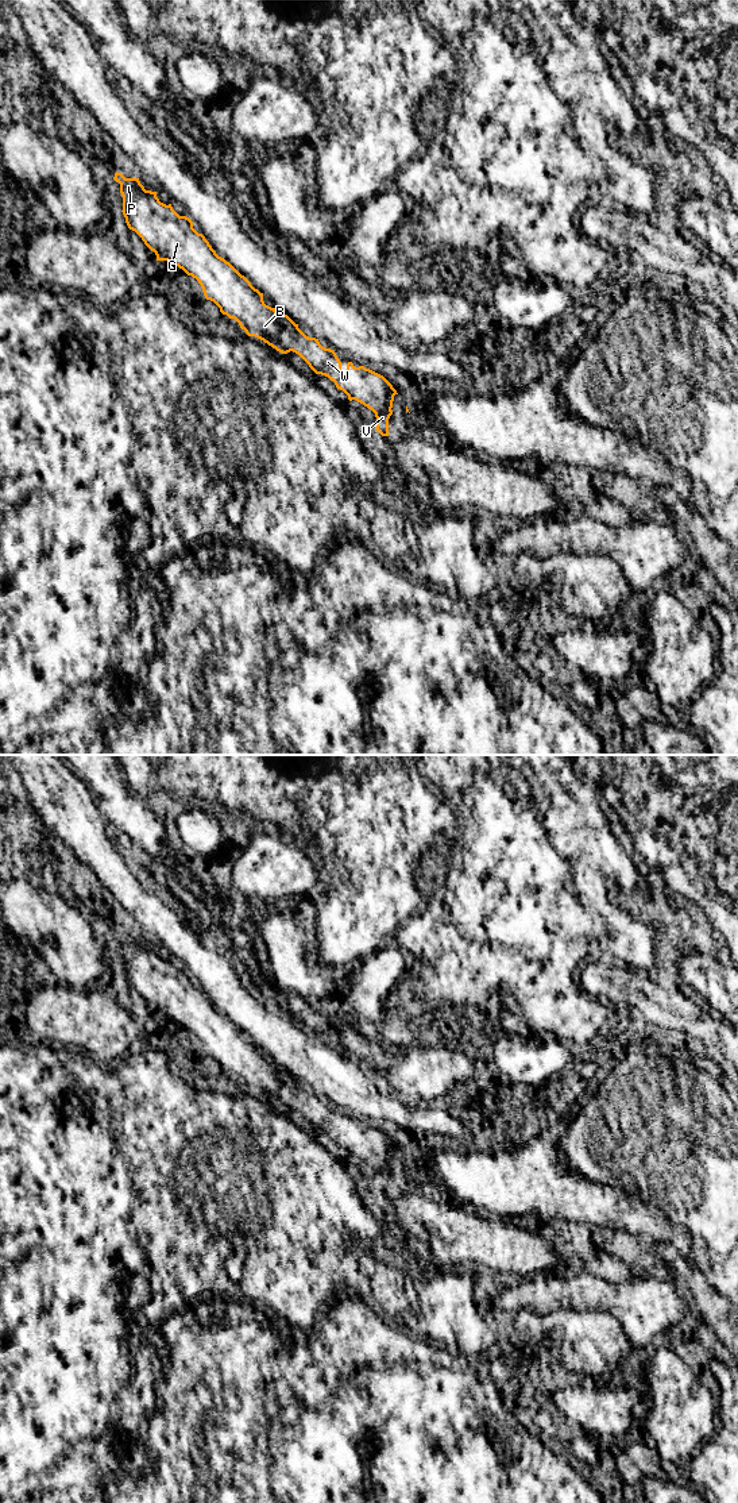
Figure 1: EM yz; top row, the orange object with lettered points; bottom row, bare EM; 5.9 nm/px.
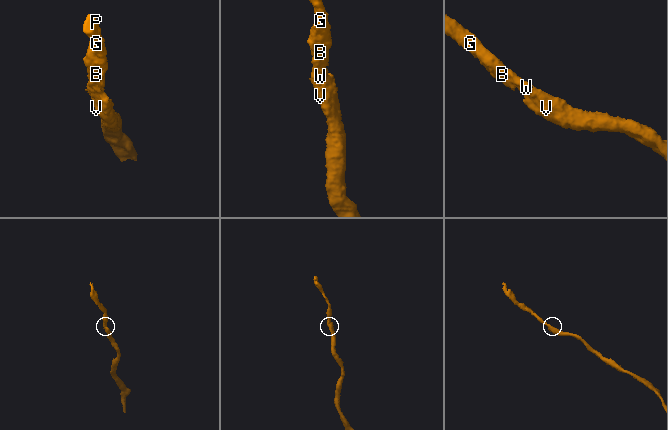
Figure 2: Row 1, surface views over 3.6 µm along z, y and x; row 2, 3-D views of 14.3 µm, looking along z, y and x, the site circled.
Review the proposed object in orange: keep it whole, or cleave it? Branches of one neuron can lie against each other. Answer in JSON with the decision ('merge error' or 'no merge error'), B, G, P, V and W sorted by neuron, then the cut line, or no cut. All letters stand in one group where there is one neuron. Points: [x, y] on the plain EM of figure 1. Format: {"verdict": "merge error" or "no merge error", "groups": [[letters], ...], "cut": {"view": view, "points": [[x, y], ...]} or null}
{"verdict": "no merge error", "groups": [["B", "G", "P", "V", "W"]], "cut": null}

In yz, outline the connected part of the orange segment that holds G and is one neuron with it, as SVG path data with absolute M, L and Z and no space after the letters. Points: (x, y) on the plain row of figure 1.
M115 929L113 936L120 940L123 952L123 971L130 986L135 987L144 1001L155 1009L157 1017L167 1017L182 1025L188 1032L198 1037L206 1056L213 1057L223 1071L235 1075L248 1092L255 1092L277 1107L298 1110L316 1129L328 1133L336 1144L343 1146L348 1156L356 1156L375 1169L376 1188L389 1192L389 1175L393 1171L394 1152L398 1151L393 1141L380 1130L347 1119L341 1126L341 1118L336 1109L320 1101L318 1095L306 1092L287 1071L278 1070L275 1064L264 1060L263 1049L255 1045L229 1018L219 1013L202 990L193 984L193 978L179 972L171 963L159 957L157 948L146 947L139 934L125 934Z

